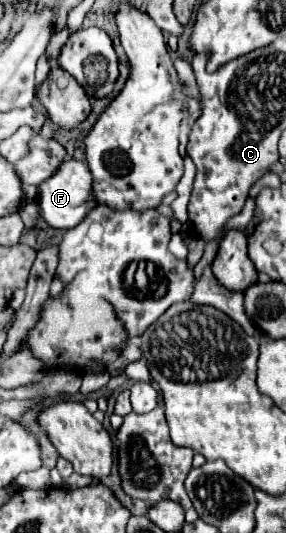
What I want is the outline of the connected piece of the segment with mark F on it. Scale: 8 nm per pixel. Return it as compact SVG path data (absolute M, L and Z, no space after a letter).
M76 159L64 161L60 165L60 169L54 173L54 177L50 177L42 185L38 185L38 191L40 191L38 193L40 215L54 229L72 229L86 217L86 213L90 213L90 209L94 209L98 205L92 195L90 169Z

